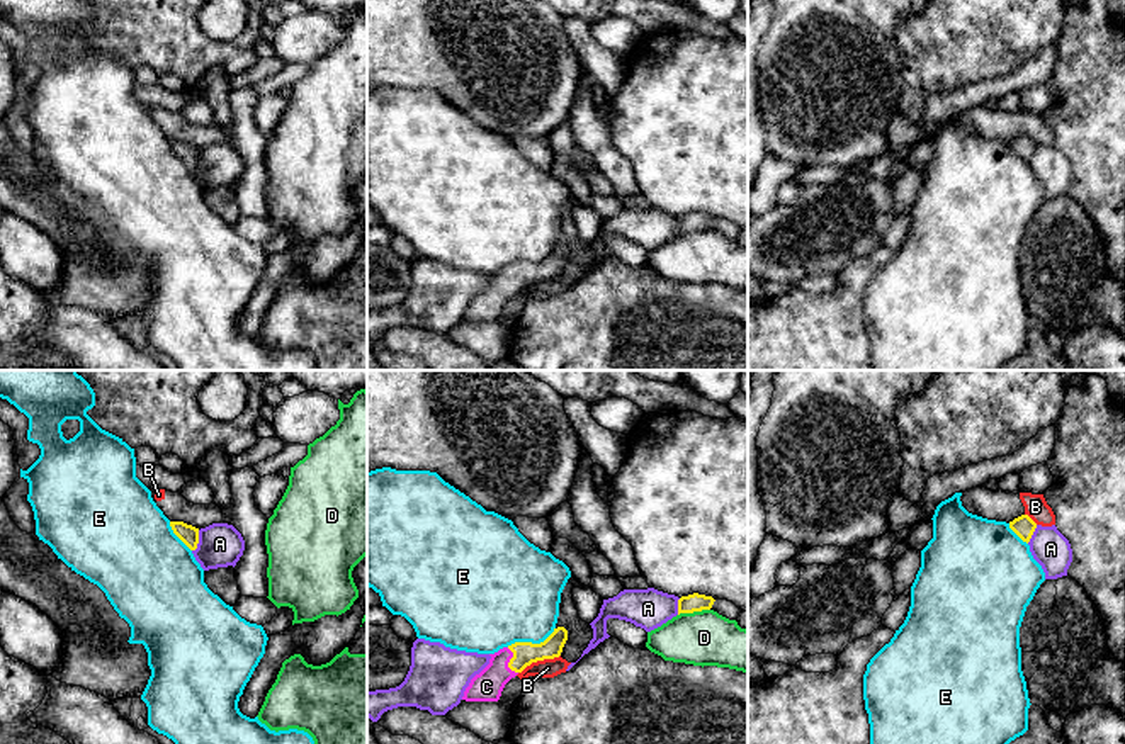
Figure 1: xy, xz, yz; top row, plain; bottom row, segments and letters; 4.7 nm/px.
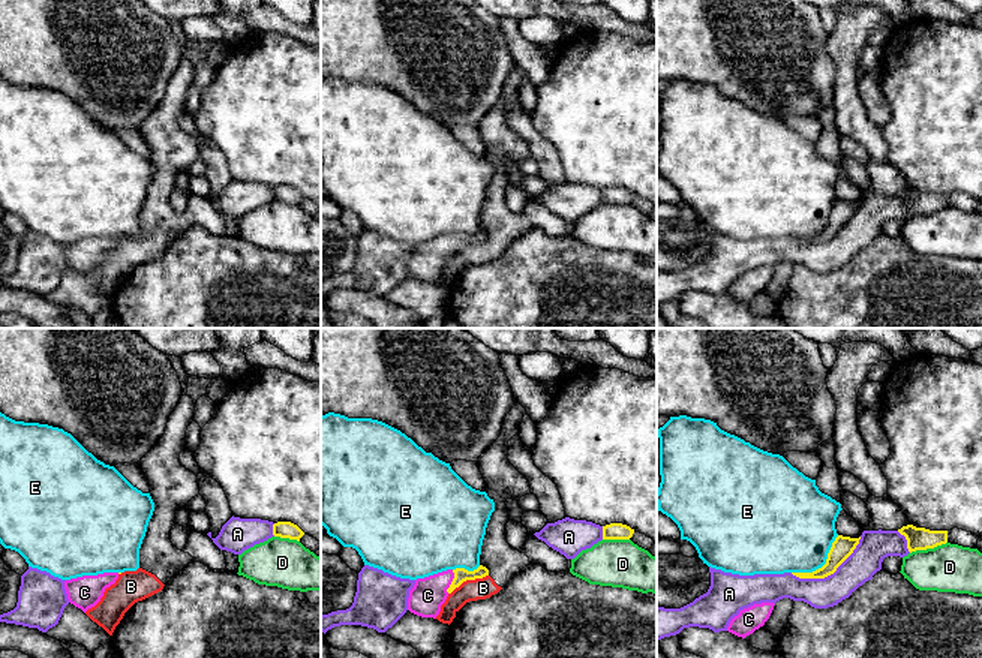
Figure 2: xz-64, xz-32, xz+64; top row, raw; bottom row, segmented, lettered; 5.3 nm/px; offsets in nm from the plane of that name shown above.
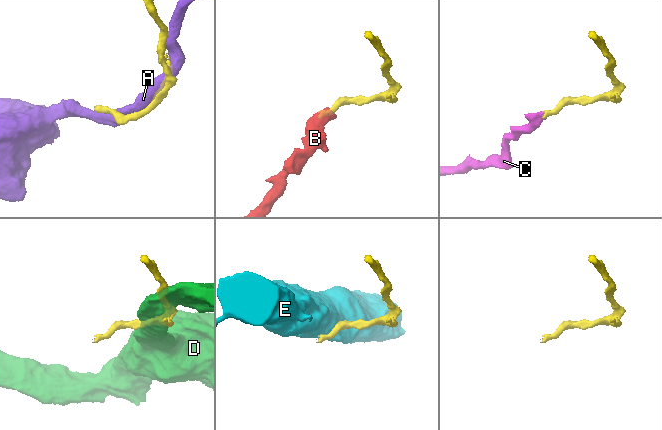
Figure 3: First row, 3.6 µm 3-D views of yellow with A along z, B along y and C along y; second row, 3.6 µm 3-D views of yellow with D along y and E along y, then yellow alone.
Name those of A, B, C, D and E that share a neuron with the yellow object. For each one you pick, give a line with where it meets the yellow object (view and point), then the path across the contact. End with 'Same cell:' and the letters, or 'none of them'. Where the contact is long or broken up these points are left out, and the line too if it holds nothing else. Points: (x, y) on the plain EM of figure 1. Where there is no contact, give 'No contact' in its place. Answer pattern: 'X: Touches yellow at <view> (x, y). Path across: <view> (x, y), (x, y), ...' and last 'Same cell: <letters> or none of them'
C: Touches yellow at xz (510, 281). Path across: xz (524, 272), (510, 281), (486, 306)
Same cell: C

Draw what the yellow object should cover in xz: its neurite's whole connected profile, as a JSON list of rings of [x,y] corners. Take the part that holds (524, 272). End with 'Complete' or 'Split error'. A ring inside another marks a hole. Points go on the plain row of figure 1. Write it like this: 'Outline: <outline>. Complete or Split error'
Outline: [[[557,246],[540,263],[515,262],[495,273],[489,273],[489,284],[471,299],[462,319],[498,321],[505,304],[512,297],[515,297],[532,282],[559,277],[566,260],[568,250],[564,246]]]. Split error

